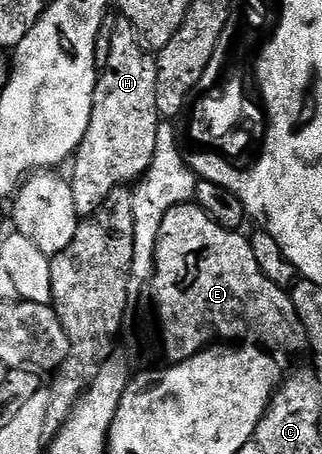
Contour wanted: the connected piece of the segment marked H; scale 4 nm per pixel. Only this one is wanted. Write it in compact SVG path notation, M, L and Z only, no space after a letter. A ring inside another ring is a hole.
M124 18L114 23L112 49L108 53L106 66L101 68L98 84L92 101L92 117L88 121L88 133L72 156L74 172L68 175L68 182L79 208L97 209L107 202L106 199L117 187L125 183L133 184L145 175L152 165L156 153L156 133L160 126L160 116L156 109L155 60L138 44L132 25Z

